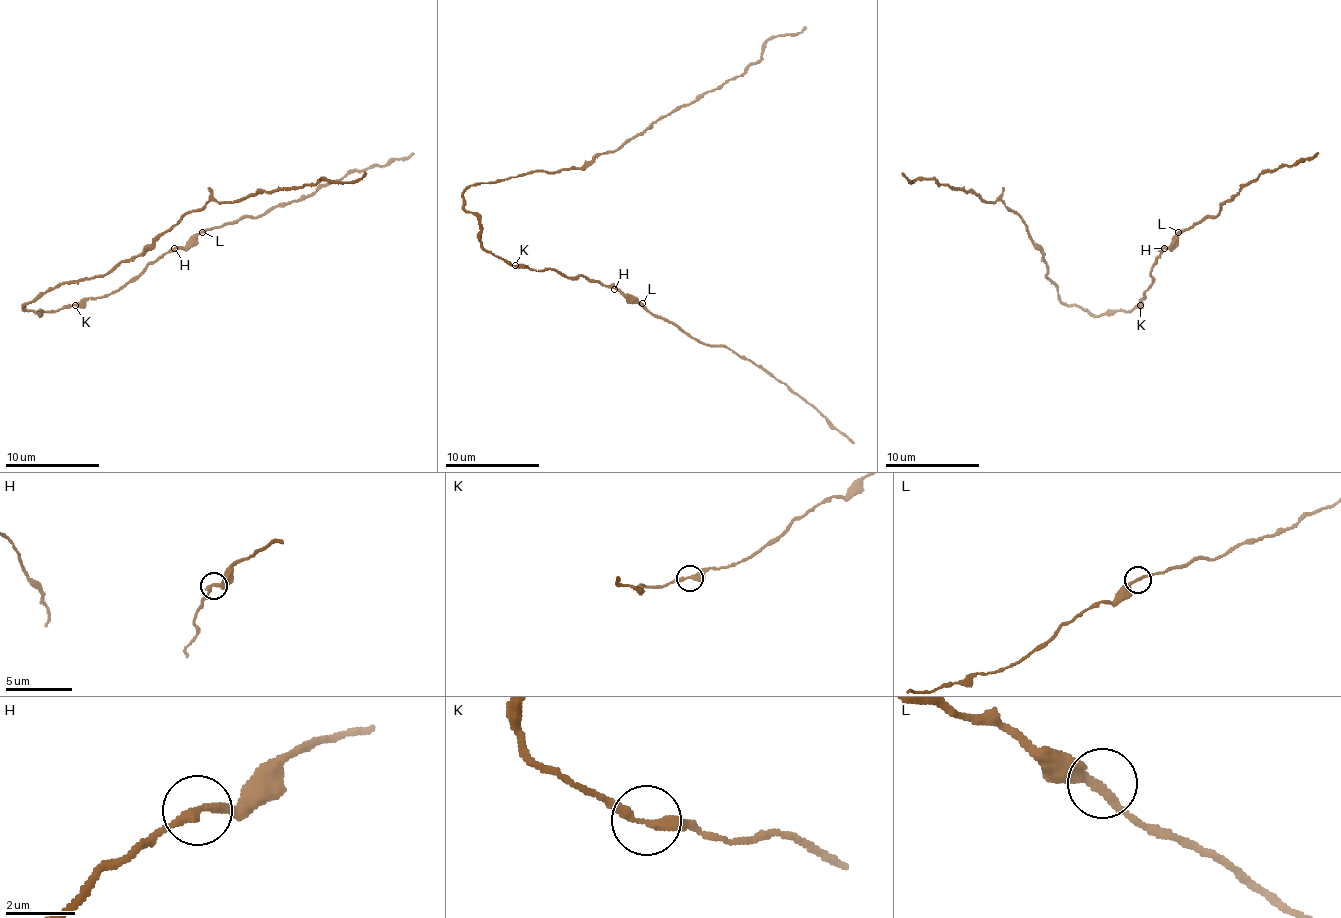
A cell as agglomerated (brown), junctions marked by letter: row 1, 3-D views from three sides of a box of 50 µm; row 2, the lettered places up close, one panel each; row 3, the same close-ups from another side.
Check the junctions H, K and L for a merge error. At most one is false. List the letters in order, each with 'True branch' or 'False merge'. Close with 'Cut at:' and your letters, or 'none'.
H: True branch
K: False merge
L: True branch
Cut at: K

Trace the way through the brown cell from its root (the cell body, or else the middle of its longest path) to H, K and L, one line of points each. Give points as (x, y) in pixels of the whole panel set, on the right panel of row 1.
H: (1112, 314), (1129, 312), (1141, 305), (1145, 290), (1152, 283), (1150, 269), (1164, 248)
K: (1112, 314), (1129, 312), (1141, 305)
L: (1112, 314), (1129, 312), (1141, 305), (1145, 290), (1152, 283), (1150, 269), (1178, 232)

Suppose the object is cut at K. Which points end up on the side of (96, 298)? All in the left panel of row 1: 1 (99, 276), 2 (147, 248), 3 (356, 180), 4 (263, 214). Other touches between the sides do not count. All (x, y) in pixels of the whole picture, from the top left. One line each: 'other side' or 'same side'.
1: other side
2: other side
3: other side
4: same side

